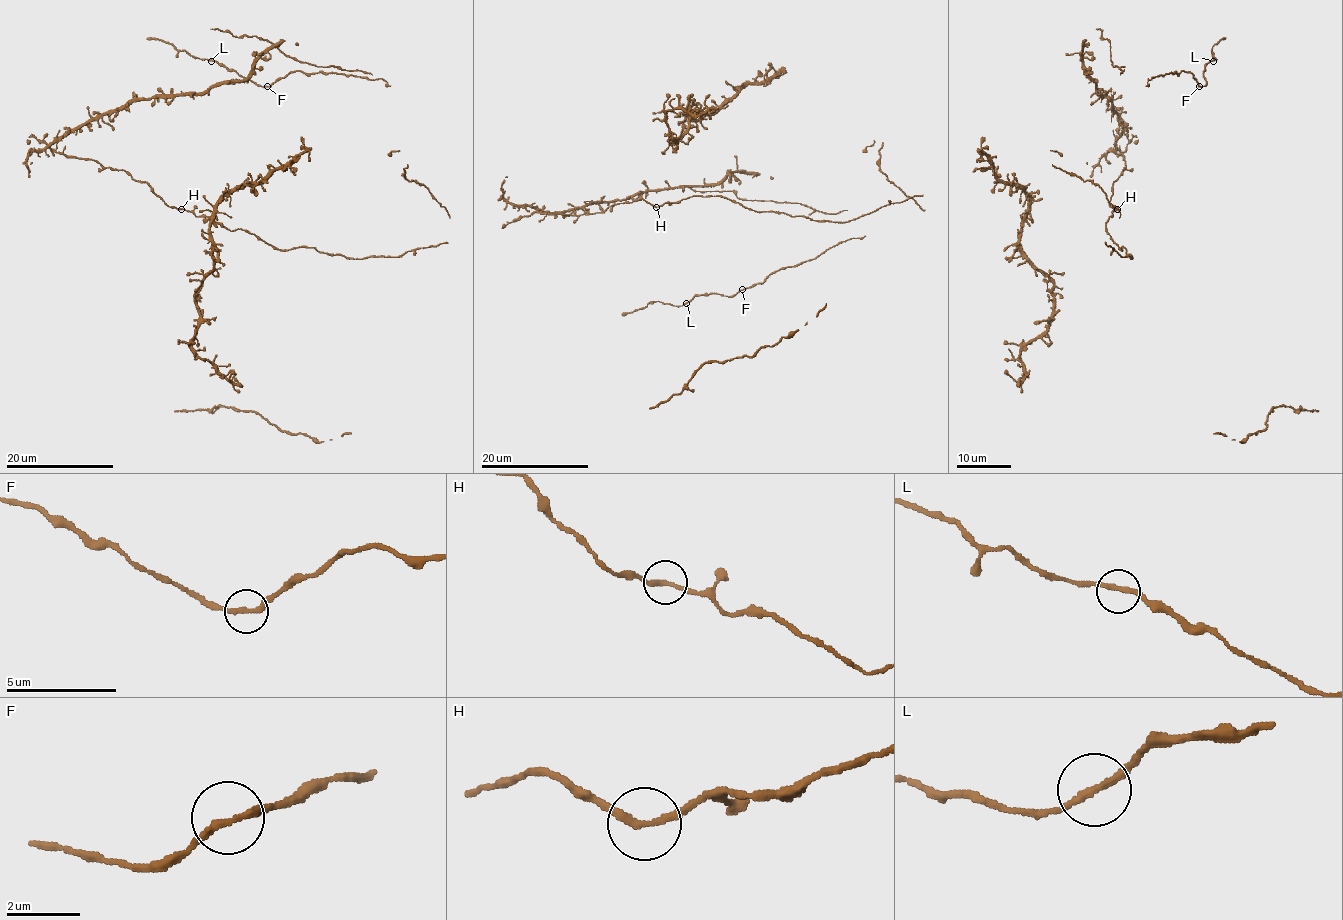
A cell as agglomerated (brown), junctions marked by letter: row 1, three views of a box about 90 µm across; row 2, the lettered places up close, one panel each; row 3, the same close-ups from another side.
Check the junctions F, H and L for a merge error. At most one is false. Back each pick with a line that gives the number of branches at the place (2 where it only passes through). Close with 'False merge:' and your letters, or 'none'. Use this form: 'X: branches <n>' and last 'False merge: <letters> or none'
False merge: none

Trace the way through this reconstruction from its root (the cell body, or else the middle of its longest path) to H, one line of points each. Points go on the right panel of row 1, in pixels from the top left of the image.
H: (1124, 155), (1125, 167), (1113, 182), (1109, 202), (1117, 209)

